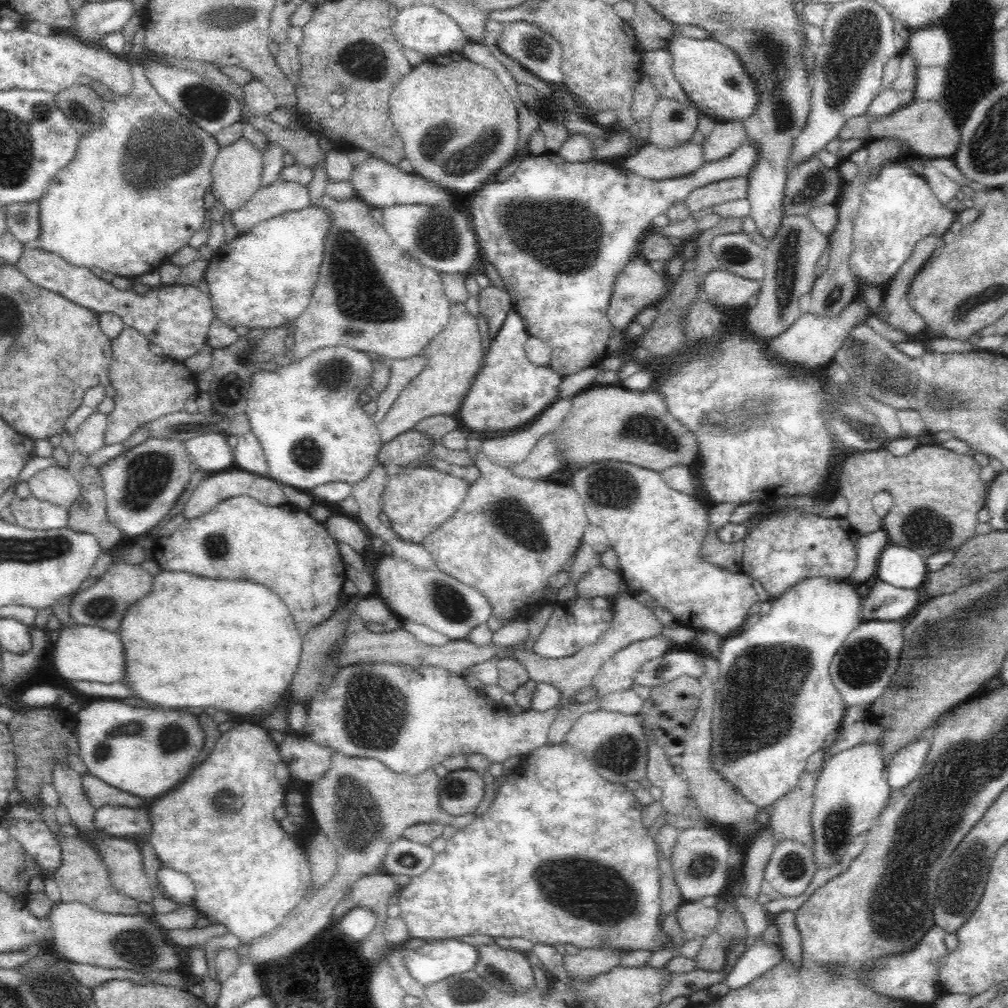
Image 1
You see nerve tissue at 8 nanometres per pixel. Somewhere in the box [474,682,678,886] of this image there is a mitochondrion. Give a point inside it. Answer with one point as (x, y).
(621, 754)

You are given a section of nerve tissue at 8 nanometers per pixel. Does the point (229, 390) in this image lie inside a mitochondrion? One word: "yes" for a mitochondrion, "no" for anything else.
yes

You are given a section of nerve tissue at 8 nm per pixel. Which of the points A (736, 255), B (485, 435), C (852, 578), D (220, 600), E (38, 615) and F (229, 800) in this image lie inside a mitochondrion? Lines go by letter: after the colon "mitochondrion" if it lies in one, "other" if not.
A: mitochondrion
B: other
C: other
D: other
E: other
F: mitochondrion

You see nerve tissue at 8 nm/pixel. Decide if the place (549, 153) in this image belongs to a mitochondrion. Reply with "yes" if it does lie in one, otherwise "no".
no

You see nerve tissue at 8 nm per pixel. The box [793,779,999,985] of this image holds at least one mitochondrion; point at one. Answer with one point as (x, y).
(965, 868)

